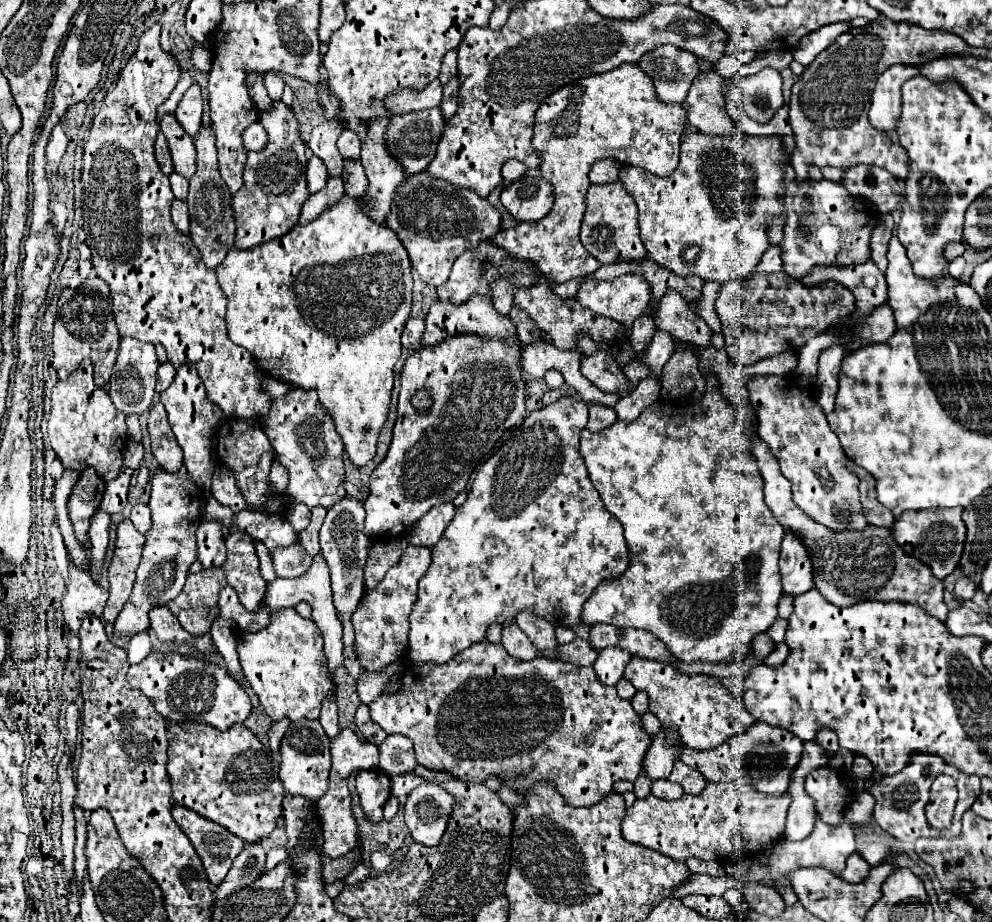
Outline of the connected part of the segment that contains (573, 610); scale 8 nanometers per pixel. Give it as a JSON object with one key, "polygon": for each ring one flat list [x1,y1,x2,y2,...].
{"polygon":[[562,397,538,411,532,411,522,425,518,425,512,435,506,441,504,451,496,451,476,473,476,479,472,483,472,489,468,493,468,499,456,509,454,519,448,523,444,529,440,541,432,547,432,563,426,571,426,575,418,583,418,599,414,603,414,611,410,615,410,649,408,657,414,663,446,663,452,659,452,655,468,649,470,645,486,639,486,631,492,623,504,625,506,621,514,619,522,611,530,611,546,621,550,621,554,627,572,627,572,625,582,625,582,607,594,593,594,589,602,581,616,579,622,575,628,567,628,547,626,539,622,535,622,525,620,521,604,507,598,491,594,489,588,471,584,467,584,461,578,453,578,439,580,431,586,427,588,421,588,405,584,401,578,401,574,397]]}

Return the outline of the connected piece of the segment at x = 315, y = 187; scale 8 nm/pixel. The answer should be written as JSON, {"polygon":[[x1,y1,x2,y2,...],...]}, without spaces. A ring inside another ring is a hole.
{"polygon":[[316,155,310,157,306,179,308,179,308,191,310,193,316,193,316,191,320,191,326,185,328,173,326,173,326,165,322,163,320,157,316,157]]}

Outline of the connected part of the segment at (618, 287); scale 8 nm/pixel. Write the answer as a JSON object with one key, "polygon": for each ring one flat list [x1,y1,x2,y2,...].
{"polygon":[[624,275,624,277,616,277,612,281,584,281,576,299,590,311,600,313,602,317,610,317,614,321,620,321,626,325,626,333,624,337,630,335,630,327,632,323,644,313,644,309,648,307,650,301,650,287,648,283,640,277,640,275]]}

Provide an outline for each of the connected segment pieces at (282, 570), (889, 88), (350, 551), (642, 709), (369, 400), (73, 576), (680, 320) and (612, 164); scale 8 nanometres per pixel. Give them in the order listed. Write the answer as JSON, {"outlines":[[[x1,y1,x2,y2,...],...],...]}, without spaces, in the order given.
{"outlines":[[[298,541,288,547,272,549,270,557,272,557,276,577,300,577,312,565,312,557,304,551,304,547]],[[892,65,884,71,874,87,870,105,870,125,878,131,892,131,900,123,902,113,902,85,918,73,918,67]],[[344,495,328,509,328,515,326,515,322,529,320,529,322,557,326,559,326,563,330,567,334,603,336,603,336,611,342,617,342,625,344,625,344,637,342,637,344,647,352,647,352,643,354,643,354,631,352,631,350,617,360,601,362,587,364,587,364,563,368,559,368,547,370,547,370,539,362,531,364,519,366,519,364,503,356,497]],[[638,691,638,693,632,697,632,707,634,707,634,711,640,713,640,715,644,715,644,713,648,711,648,703,650,703,650,699,648,699,648,695,646,695,644,691]],[[344,195,334,207,326,209,318,219,310,221,310,223,298,223,292,231,288,231,286,235,282,235,280,239,262,243,260,247,254,247,250,251,240,251,240,249,230,249,226,259,222,261,222,265,216,269,218,275,218,285,224,291,226,299,228,299,228,313,226,313,226,325,228,325,228,337,248,349,252,353,252,357,256,359,258,367,280,381,290,381,296,387,304,387,304,389,312,389,316,387,320,403,326,407,326,411,332,415,334,423,336,423,336,431,340,433,344,445,346,445,346,453,350,457,352,463,356,463,358,467,366,465,374,453,376,453,376,441,380,435,382,425,386,423,386,415,388,415,388,407,390,407,390,393,392,393,392,377,394,377,394,365,402,355,402,331,406,321,410,319,410,311,412,311,412,267,410,267,410,257,408,251,404,249,404,245,400,243,398,235,388,229,382,227,374,221,370,221,366,217,366,213,358,207,356,199,350,195]],[[70,561,68,573,70,573,70,583,66,585,66,593,62,597,62,613,69,631,78,635,86,613,96,613,96,615,102,613,108,599,108,591,102,591,102,587,98,587,92,581,88,565,76,567]],[[668,291,658,305,656,315,658,329,672,333,674,337,690,343,710,343,712,329,708,323,692,313,688,303,678,293]],[[602,159,596,161,590,169,590,183,614,183,618,181,618,171,620,171,620,163,616,163,614,159]]]}

